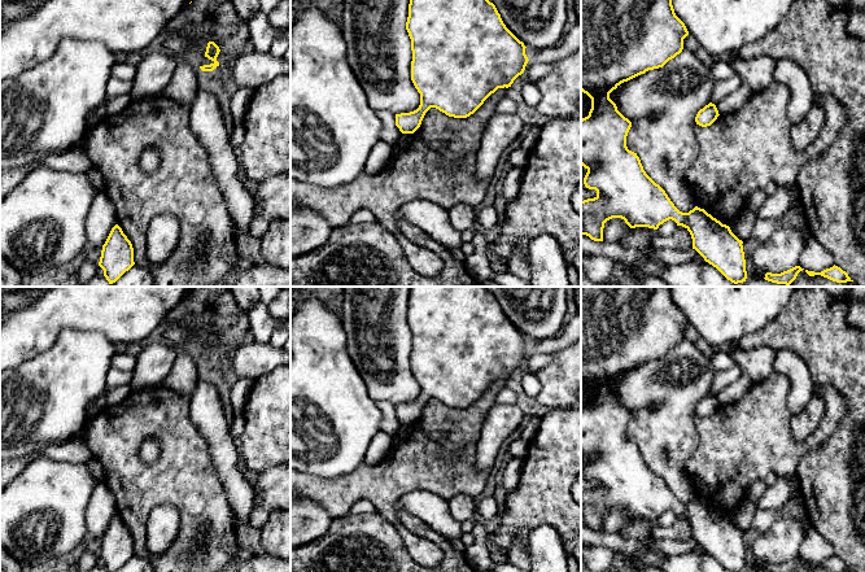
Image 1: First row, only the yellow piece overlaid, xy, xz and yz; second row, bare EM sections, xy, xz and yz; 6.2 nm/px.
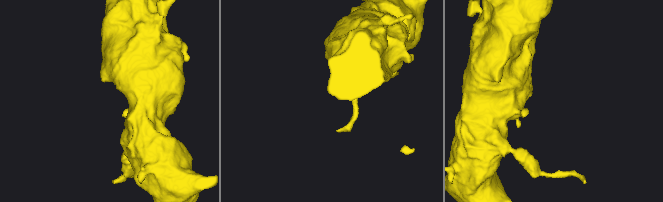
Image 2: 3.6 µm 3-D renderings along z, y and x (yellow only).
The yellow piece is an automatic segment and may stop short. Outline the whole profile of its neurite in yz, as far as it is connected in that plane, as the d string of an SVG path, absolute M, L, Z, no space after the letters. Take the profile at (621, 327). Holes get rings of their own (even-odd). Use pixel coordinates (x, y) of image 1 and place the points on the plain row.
M581 287L581 381L591 389L589 406L581 410L581 455L587 460L584 475L595 480L597 486L581 492L581 525L594 532L603 532L604 514L612 508L621 508L630 519L648 518L658 520L660 515L672 510L685 518L693 529L695 540L705 553L716 558L730 572L746 572L746 550L743 532L729 516L695 497L689 503L680 502L665 481L643 460L639 447L626 437L626 427L632 412L625 409L610 384L621 374L628 372L648 361L663 358L683 340L683 329L689 326L685 314L676 306L672 287Z

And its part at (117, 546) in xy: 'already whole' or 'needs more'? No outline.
already whole

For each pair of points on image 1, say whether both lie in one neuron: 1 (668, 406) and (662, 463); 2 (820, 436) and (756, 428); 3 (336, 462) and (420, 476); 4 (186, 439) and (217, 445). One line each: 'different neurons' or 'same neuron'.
1: same neuron
2: same neuron
3: different neurons
4: different neurons

